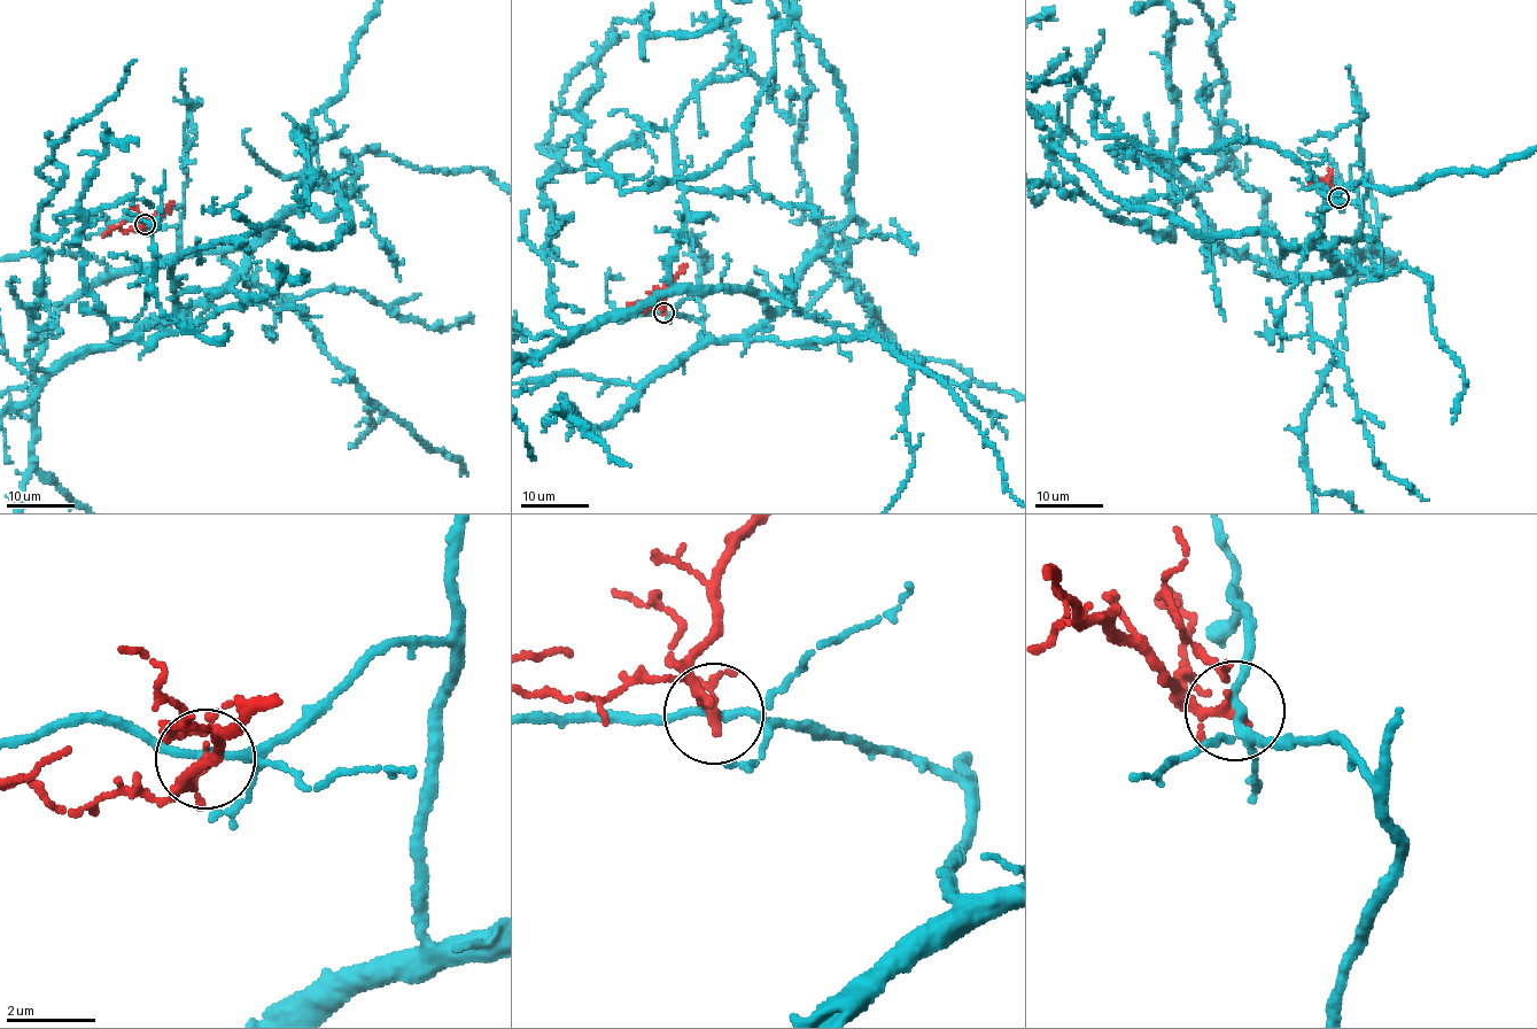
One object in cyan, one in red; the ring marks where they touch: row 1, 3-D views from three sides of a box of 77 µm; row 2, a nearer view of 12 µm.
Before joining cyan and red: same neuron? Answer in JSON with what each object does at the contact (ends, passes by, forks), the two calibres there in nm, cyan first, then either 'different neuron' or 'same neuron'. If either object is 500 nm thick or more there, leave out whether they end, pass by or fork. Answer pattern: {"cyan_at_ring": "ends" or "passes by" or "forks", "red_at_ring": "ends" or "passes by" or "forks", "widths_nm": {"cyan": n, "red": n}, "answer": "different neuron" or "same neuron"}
{"cyan_at_ring": "forks", "red_at_ring": "forks", "widths_nm": {"cyan": 140, "red": 160}, "answer": "different neuron"}

